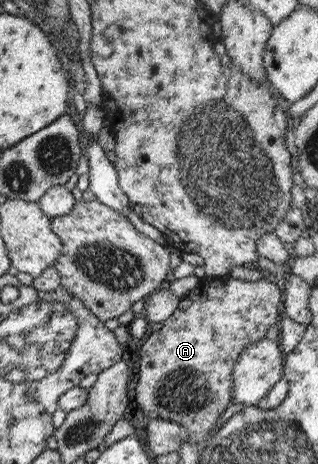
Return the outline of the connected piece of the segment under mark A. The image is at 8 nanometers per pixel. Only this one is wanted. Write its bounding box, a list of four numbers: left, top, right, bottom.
[134,276,282,448]

